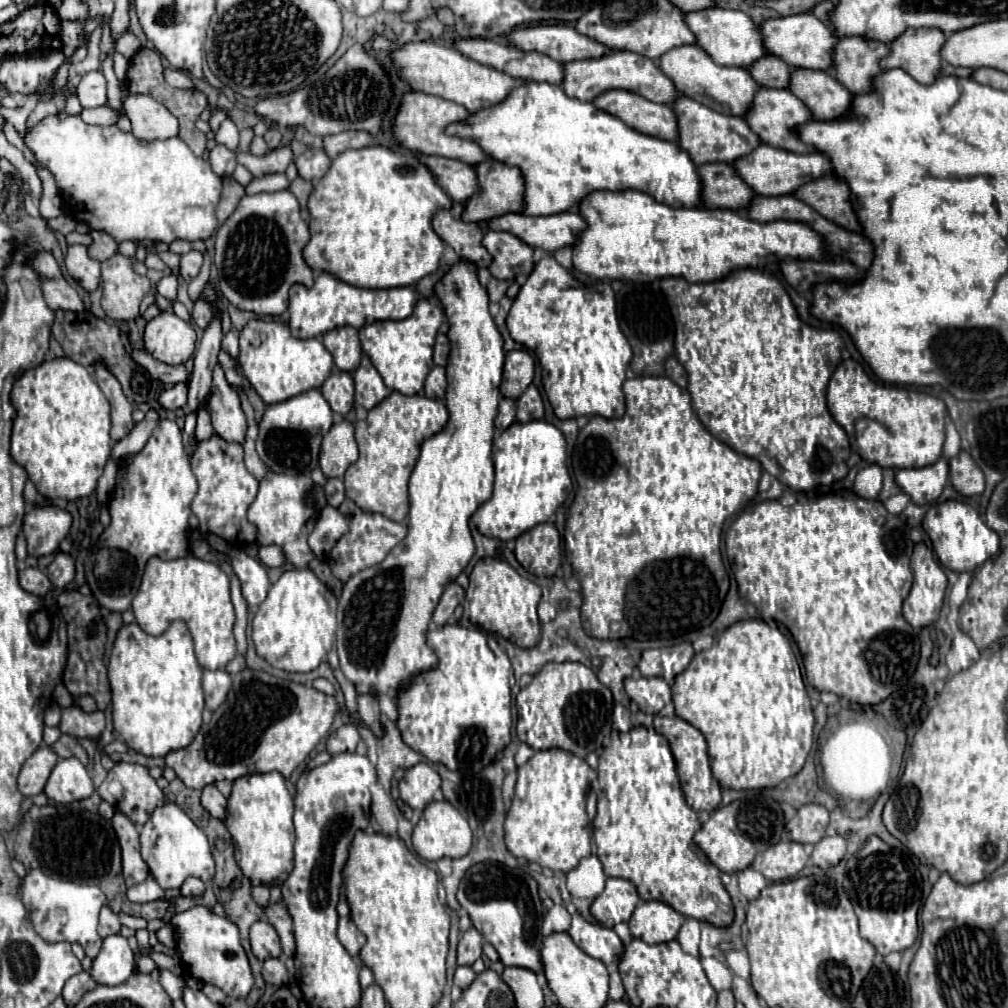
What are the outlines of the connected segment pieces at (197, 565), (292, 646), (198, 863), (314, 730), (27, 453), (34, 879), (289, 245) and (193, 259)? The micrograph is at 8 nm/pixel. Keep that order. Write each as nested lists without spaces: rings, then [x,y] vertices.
[[[159,557],[149,559],[139,593],[133,599],[133,613],[137,625],[149,635],[161,635],[169,623],[185,621],[195,641],[197,661],[205,669],[225,669],[235,657],[235,611],[229,597],[229,577],[213,563],[197,557],[183,557],[163,561]]]
[[[307,567],[285,571],[275,585],[271,585],[267,599],[259,605],[253,617],[253,643],[271,667],[309,673],[319,667],[335,641],[335,617],[325,599],[327,587]]]
[[[175,803],[157,807],[151,819],[145,823],[141,831],[141,855],[147,861],[151,875],[163,889],[179,889],[189,877],[209,881],[215,875],[215,861],[205,833]]]
[[[245,667],[233,675],[227,701],[213,713],[211,723],[201,727],[189,747],[171,751],[165,763],[189,789],[203,789],[223,779],[235,781],[245,775],[271,771],[279,771],[289,781],[291,773],[307,759],[321,737],[325,737],[335,713],[335,697]]]
[[[67,357],[45,361],[39,367],[25,371],[15,381],[11,403],[17,413],[11,433],[11,457],[21,467],[25,467],[37,491],[51,501],[61,501],[61,499],[75,501],[91,495],[111,455],[111,439],[109,439],[111,421],[109,421],[109,401],[97,387],[97,381],[91,377],[87,367]]]
[[[29,869],[27,875],[19,881],[19,889],[21,901],[29,911],[29,923],[33,923],[33,929],[37,931],[37,935],[41,935],[41,939],[45,939],[47,943],[79,943],[85,949],[87,957],[97,957],[101,949],[101,937],[97,935],[99,911],[107,901],[97,885],[79,885],[73,881],[53,879],[43,871]]]
[[[275,191],[275,193],[245,195],[215,237],[215,265],[219,269],[221,293],[231,305],[243,311],[253,311],[257,315],[275,315],[275,317],[283,315],[289,305],[289,287],[293,283],[301,283],[305,287],[313,285],[313,271],[307,267],[301,255],[307,241],[309,241],[309,229],[299,215],[299,203],[293,193]]]
[[[189,251],[181,255],[181,277],[189,283],[193,277],[199,275],[201,265],[203,265],[203,255],[199,251]]]

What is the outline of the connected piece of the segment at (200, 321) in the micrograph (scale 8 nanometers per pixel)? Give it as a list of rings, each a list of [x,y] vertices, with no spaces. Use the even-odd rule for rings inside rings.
[[[199,297],[199,299],[195,301],[195,305],[193,305],[193,313],[191,313],[191,317],[193,317],[193,321],[195,321],[197,327],[205,329],[205,327],[211,323],[211,319],[213,319],[213,311],[211,311],[209,303],[205,303],[205,299]]]

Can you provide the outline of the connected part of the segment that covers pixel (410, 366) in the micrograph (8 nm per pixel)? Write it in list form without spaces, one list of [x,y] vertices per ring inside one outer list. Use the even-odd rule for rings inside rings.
[[[419,299],[411,317],[403,321],[375,321],[373,325],[359,329],[363,351],[369,355],[391,391],[399,391],[403,395],[415,395],[423,391],[425,377],[433,369],[433,343],[441,321],[443,309],[439,305],[431,305],[425,299]]]

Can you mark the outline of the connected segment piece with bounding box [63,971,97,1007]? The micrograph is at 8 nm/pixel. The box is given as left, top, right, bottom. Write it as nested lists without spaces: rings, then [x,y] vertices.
[[[81,971],[77,975],[73,975],[65,987],[63,987],[63,999],[67,1001],[69,1007],[73,1007],[87,991],[95,989],[97,987],[97,981],[87,973],[87,971]]]

